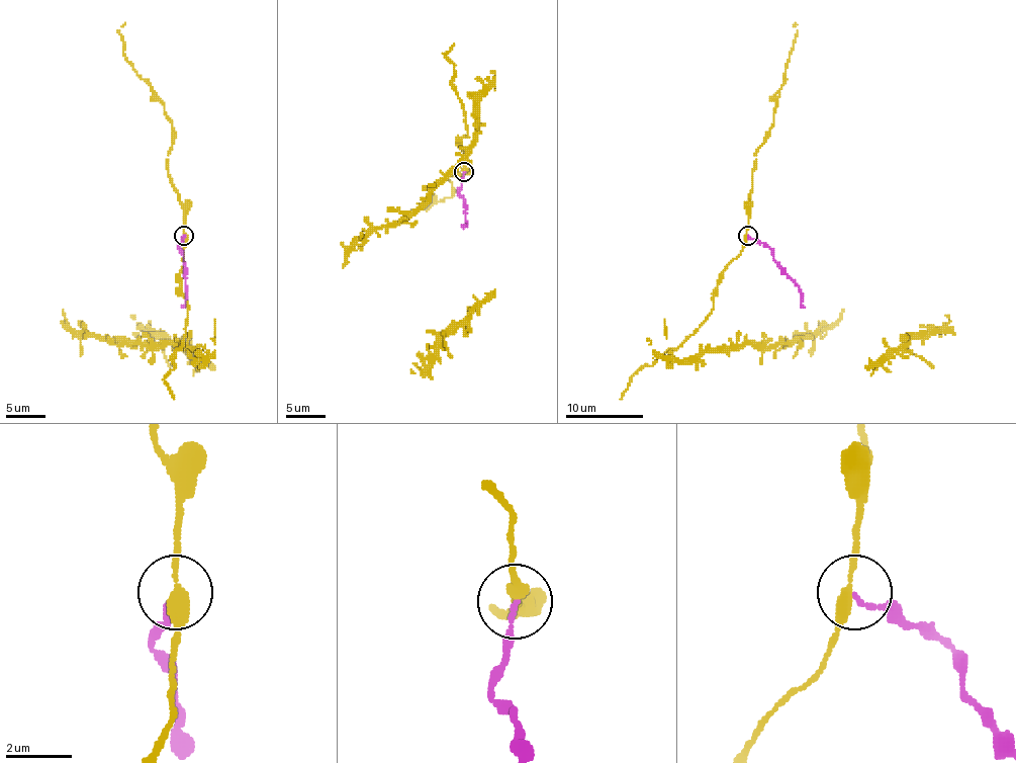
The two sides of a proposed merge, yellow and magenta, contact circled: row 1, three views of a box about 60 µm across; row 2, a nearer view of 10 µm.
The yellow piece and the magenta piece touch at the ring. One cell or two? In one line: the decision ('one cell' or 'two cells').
two cells

